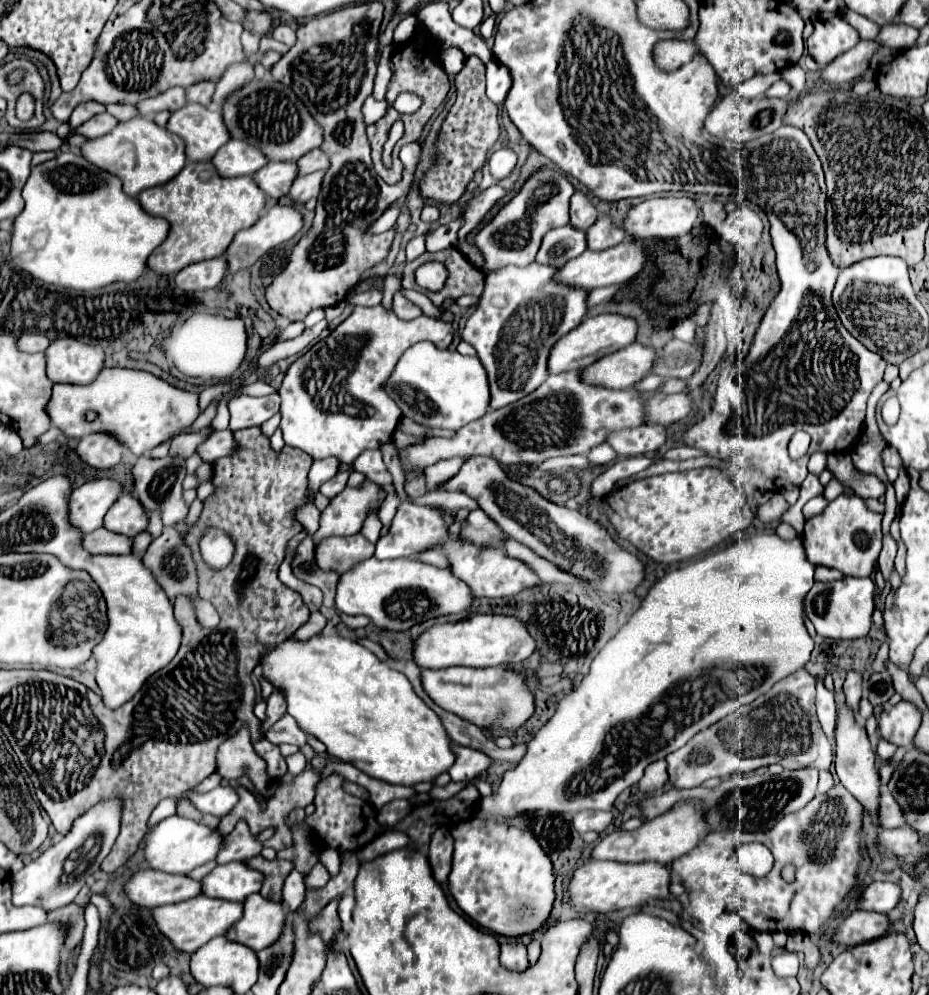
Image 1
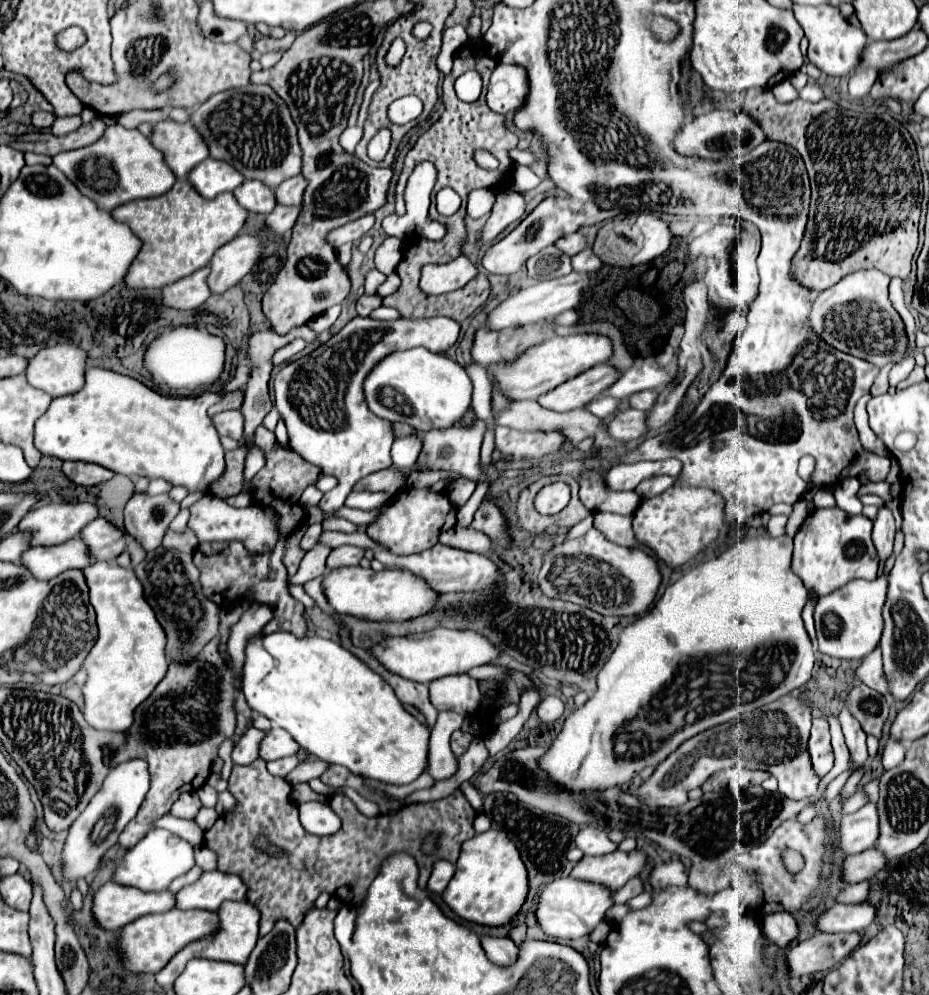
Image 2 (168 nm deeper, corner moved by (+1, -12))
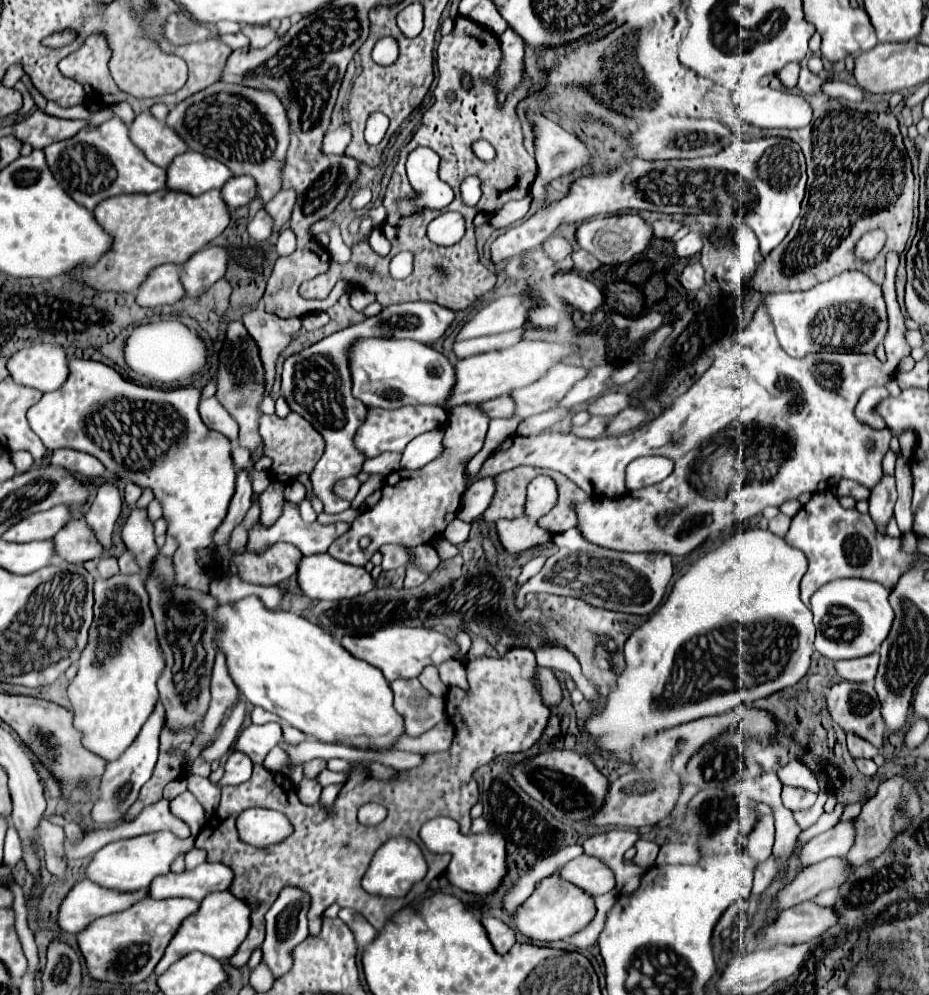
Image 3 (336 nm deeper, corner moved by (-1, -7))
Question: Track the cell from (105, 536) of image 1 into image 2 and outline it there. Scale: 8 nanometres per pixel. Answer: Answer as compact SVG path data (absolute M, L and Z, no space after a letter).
M66 540L58 546L42 546L30 548L20 556L20 564L30 570L30 574L38 580L50 580L64 570L70 568L86 568L94 560L86 556L86 546L82 540Z

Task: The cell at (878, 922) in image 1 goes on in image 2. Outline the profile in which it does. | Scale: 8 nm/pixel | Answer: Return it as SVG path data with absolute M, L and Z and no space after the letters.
M816 934L786 948L786 966L792 978L824 972L842 962L860 942L860 934Z

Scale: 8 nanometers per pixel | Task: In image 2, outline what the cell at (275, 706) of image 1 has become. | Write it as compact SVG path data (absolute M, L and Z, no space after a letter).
M250 728L250 730L240 738L240 742L234 746L232 762L238 764L238 766L248 766L248 764L252 764L252 762L258 758L258 744L260 744L262 736L264 736L262 730Z

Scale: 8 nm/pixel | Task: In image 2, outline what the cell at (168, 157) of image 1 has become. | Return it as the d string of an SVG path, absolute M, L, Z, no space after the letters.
M120 124L106 126L102 138L90 146L56 154L52 164L64 172L84 196L94 200L98 208L106 212L118 204L164 194L176 182L176 176L166 168L166 164L162 164L162 152L158 152L138 130L128 130Z

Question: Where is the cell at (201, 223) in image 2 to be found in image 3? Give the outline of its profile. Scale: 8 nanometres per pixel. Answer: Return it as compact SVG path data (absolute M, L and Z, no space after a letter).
M160 189L150 195L118 195L102 201L94 209L96 221L114 235L112 251L92 269L74 271L72 279L84 279L94 289L134 293L152 267L164 263L184 265L196 251L214 241L230 223L230 209L220 189L192 197L182 191Z

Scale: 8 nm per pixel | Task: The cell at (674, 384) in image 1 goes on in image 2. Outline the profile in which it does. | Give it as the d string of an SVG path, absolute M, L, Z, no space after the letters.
M642 390L642 392L636 392L636 394L630 396L630 406L636 408L636 410L648 412L654 406L656 398L658 398L656 390Z

